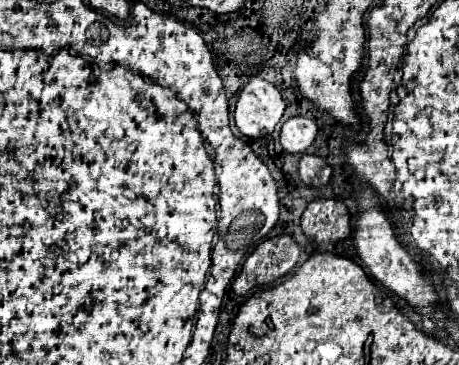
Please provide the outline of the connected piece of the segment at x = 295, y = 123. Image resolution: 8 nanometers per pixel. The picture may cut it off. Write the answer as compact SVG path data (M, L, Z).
M292 116L282 124L280 144L286 152L304 154L316 138L316 122L308 116Z

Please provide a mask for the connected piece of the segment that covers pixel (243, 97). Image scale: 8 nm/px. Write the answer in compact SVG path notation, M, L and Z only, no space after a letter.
M252 76L238 94L234 122L244 136L262 138L274 132L284 114L284 108L286 104L280 90L274 84Z

